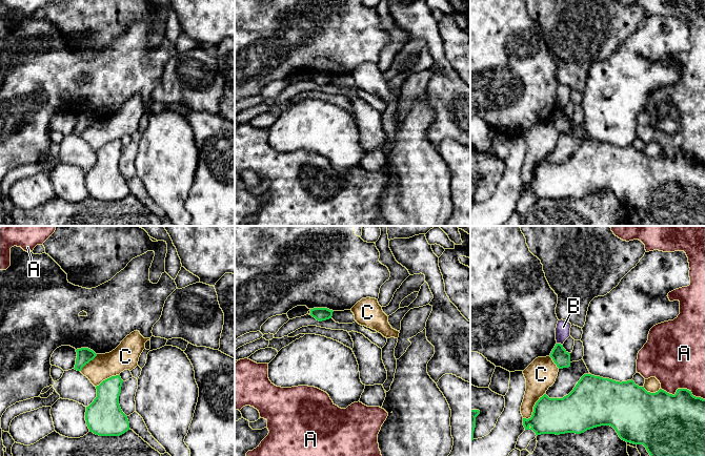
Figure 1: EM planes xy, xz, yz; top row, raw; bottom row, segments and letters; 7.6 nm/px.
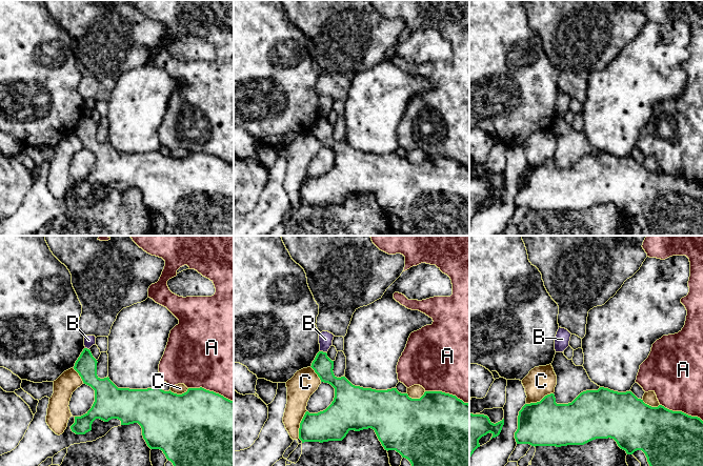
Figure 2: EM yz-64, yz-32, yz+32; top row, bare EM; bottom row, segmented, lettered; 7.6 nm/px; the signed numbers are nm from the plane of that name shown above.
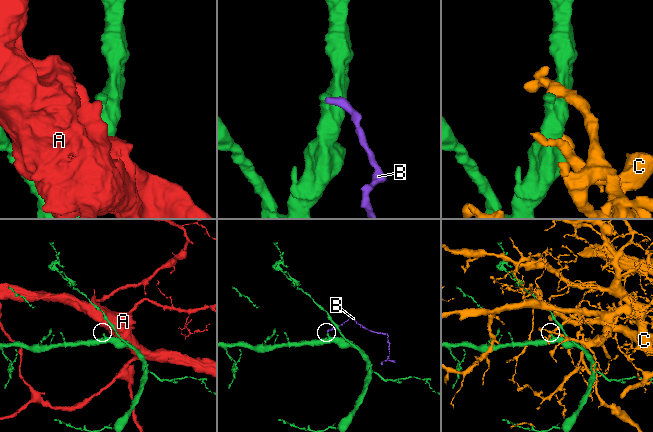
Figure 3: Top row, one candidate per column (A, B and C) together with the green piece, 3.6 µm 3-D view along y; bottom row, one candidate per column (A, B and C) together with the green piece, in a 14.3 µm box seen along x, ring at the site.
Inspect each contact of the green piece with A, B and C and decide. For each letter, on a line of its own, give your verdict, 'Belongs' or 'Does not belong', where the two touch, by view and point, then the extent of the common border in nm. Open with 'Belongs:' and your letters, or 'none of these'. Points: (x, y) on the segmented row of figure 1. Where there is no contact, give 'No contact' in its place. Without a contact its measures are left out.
Belongs: none of these
A: Does not belong. Touches green at yz (682, 389). Shared border 360 nm
B: Does not belong. Touches green at yz (560, 344). Shared border 50 nm
C: Does not belong. Touches green at yz (534, 409). Shared border 260 nm

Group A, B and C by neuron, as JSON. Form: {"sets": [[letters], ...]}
{"sets": [["A"], ["B"], ["C"]]}

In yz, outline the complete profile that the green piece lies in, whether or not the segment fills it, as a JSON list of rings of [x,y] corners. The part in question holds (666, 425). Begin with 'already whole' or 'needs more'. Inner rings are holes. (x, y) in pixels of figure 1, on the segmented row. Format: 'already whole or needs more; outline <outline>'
already whole; outline [[[584,374],[573,390],[563,398],[549,398],[546,394],[540,397],[533,407],[531,417],[528,419],[523,418],[523,426],[525,430],[532,430],[537,436],[541,434],[581,434],[597,427],[610,426],[616,430],[622,440],[633,444],[643,444],[650,456],[705,456],[705,399],[693,396],[691,391],[687,389],[678,389],[674,395],[669,394],[662,389],[656,393],[650,393],[647,392],[644,387],[639,387],[636,385],[632,379],[620,382],[609,378],[603,378],[591,374]]]

